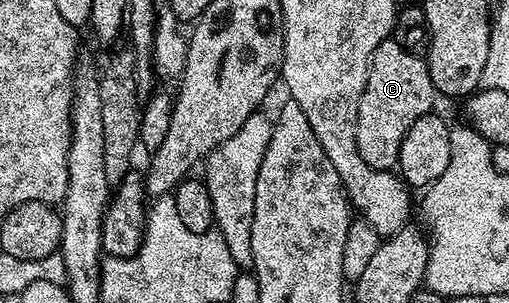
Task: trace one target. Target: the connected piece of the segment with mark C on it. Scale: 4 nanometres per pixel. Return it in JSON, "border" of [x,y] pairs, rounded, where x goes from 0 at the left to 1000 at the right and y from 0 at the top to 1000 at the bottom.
{"border":[[[772,122],[749,135],[729,191],[717,307],[709,307],[709,347],[701,360],[697,449],[709,531],[735,564],[770,561],[784,535],[788,465],[796,465],[804,413],[811,413],[819,386],[849,376],[855,327],[859,304],[843,254],[837,191],[788,162]]]}

